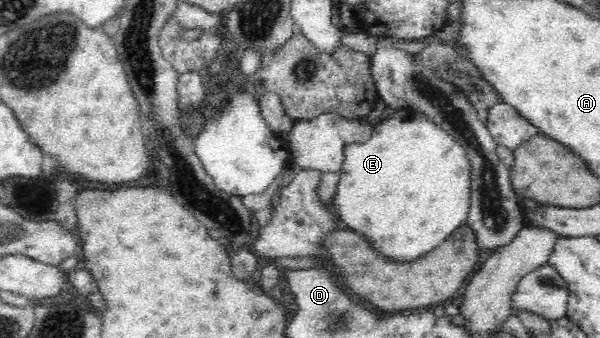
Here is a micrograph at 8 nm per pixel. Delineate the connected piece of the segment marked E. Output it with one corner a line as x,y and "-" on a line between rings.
406,109
403,113
396,112
375,125
372,136
366,142
345,146
345,162
343,162
343,168
341,168
340,172
337,192
335,192
335,200
333,200
333,204
330,204
332,208
331,211
336,213
338,220
341,220
349,230
353,230
353,232
357,232
357,234
363,234
363,236
371,242
371,246
373,246
383,258
387,258
389,261
397,263
414,262
418,260
419,256
423,256
427,254
427,252
431,252
433,248
437,248
437,244
445,242
447,236
451,236
457,228
467,222
472,204
472,165
470,164
470,159
467,157
465,148
463,148
451,134
447,134
445,129
435,124
432,120
429,120
421,111

